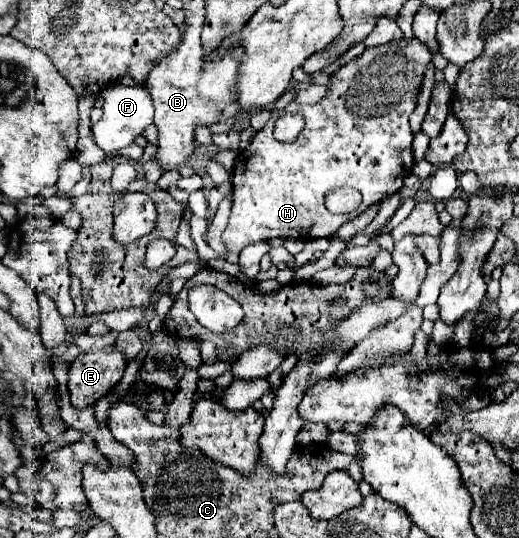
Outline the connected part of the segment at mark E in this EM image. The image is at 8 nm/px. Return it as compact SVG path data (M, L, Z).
M117 344L75 358L69 366L69 394L73 406L93 406L121 380L125 366L127 358Z

